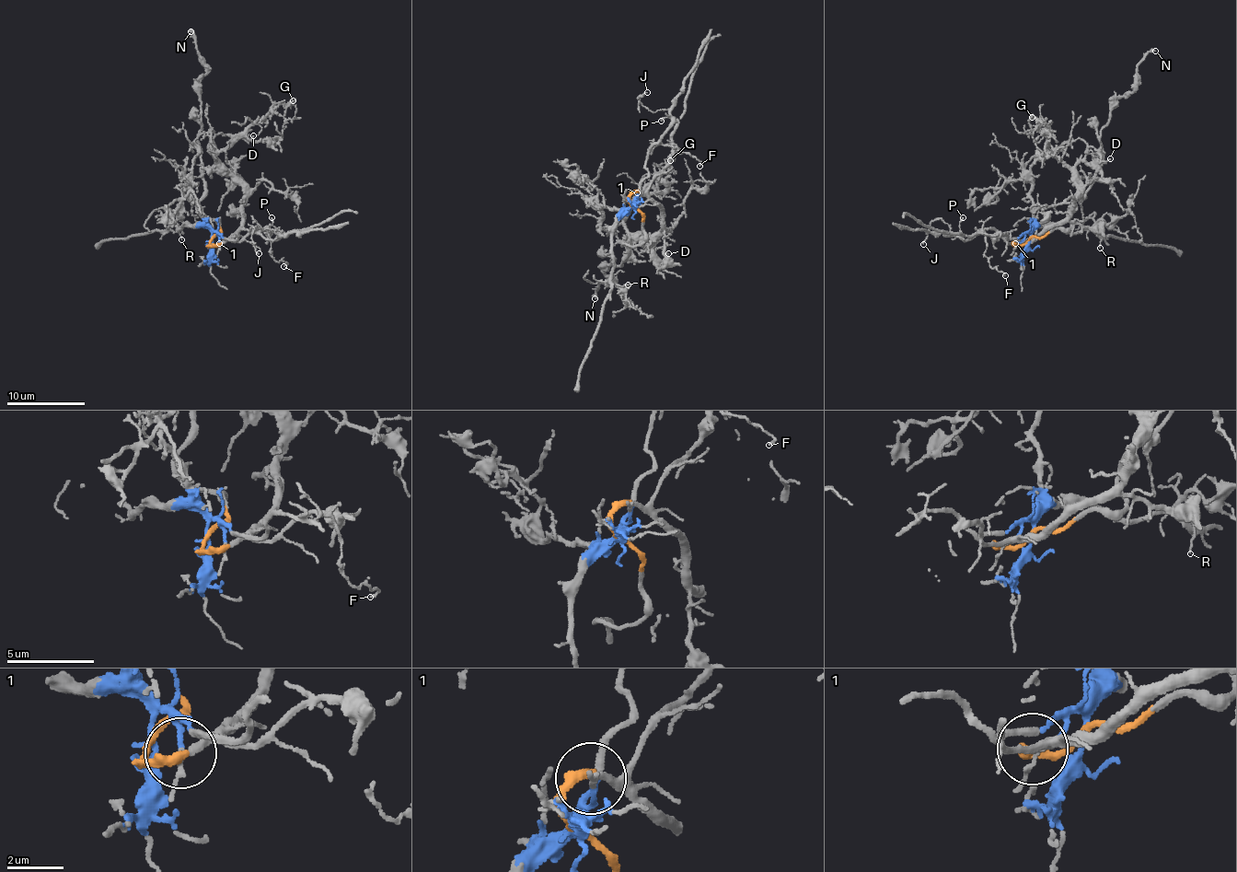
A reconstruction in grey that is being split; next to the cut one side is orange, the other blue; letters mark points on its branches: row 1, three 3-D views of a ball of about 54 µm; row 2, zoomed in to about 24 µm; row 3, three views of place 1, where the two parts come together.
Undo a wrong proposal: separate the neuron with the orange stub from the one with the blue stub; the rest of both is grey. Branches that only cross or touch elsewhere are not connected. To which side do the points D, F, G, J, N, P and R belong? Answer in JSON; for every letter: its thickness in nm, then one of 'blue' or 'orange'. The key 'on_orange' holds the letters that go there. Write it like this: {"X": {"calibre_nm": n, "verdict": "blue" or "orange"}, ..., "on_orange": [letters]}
{"D": {"calibre_nm": 110, "verdict": "orange"}, "F": {"calibre_nm": 100, "verdict": "blue"}, "G": {"calibre_nm": 110, "verdict": "orange"}, "J": {"calibre_nm": 110, "verdict": "blue"}, "N": {"calibre_nm": 300, "verdict": "orange"}, "P": {"calibre_nm": 110, "verdict": "blue"}, "R": {"calibre_nm": 80, "verdict": "blue"}, "on_orange": ["D", "G", "N"]}

